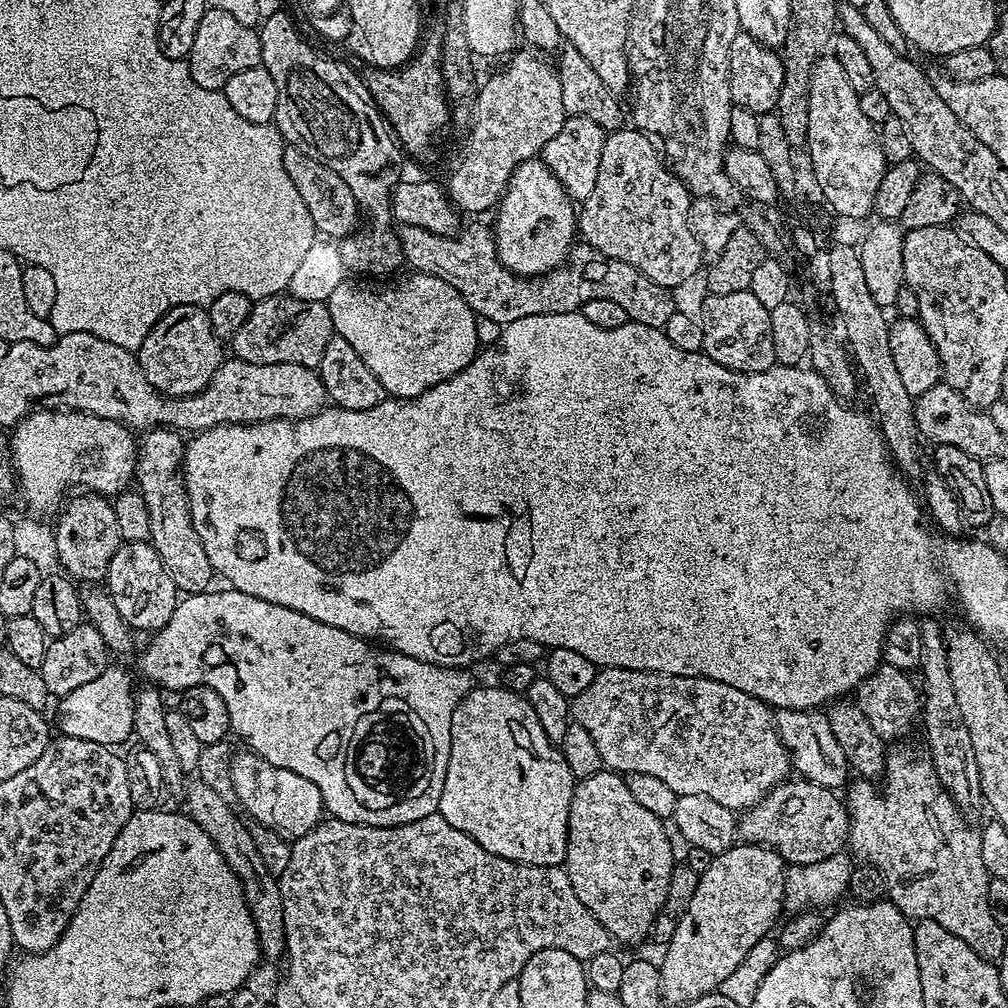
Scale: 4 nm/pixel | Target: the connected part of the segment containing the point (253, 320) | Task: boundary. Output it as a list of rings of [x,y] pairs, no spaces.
[[[287,294],[271,296],[265,300],[257,300],[250,310],[250,318],[234,334],[230,341],[230,348],[234,351],[235,359],[246,362],[258,362],[259,364],[277,364],[278,362],[294,362],[294,366],[306,366],[319,369],[322,362],[322,354],[326,351],[326,345],[334,335],[332,331],[332,319],[330,310],[325,302],[302,302],[302,298],[294,298]]]

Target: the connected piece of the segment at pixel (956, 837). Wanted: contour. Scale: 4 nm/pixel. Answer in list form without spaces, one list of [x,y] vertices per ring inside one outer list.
[[[896,742],[887,749],[884,757],[884,774],[882,783],[884,789],[879,792],[872,782],[856,782],[847,789],[846,803],[848,806],[848,843],[847,847],[850,849],[851,855],[857,861],[869,864],[872,867],[877,867],[881,871],[884,879],[884,887],[886,889],[887,899],[891,900],[892,904],[902,913],[907,916],[909,921],[915,922],[918,920],[933,920],[938,922],[938,926],[942,926],[942,930],[950,930],[950,934],[954,934],[958,938],[962,938],[962,942],[966,942],[978,953],[982,958],[996,962],[999,961],[1002,950],[1006,947],[1006,940],[1004,940],[1005,929],[994,918],[992,907],[988,901],[988,882],[989,874],[986,866],[982,862],[982,846],[980,845],[979,831],[964,821],[965,813],[952,800],[952,795],[948,793],[940,784],[938,774],[934,770],[931,759],[923,751],[920,752],[916,748],[911,748],[910,745],[904,744],[908,742]]]

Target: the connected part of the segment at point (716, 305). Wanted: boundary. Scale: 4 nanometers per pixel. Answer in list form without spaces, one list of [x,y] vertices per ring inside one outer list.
[[[750,291],[738,294],[708,294],[705,295],[704,305],[698,311],[698,319],[702,326],[702,349],[718,366],[726,366],[735,372],[765,372],[776,364],[774,354],[774,334],[770,330],[770,310],[754,298]]]

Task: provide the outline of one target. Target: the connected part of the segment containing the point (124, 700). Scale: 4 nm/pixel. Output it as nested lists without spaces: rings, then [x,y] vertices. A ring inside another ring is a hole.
[[[110,666],[94,682],[70,690],[70,694],[59,697],[56,708],[56,724],[59,731],[70,738],[86,738],[86,742],[98,742],[109,746],[120,746],[127,736],[133,735],[134,687],[132,680],[116,666]]]

